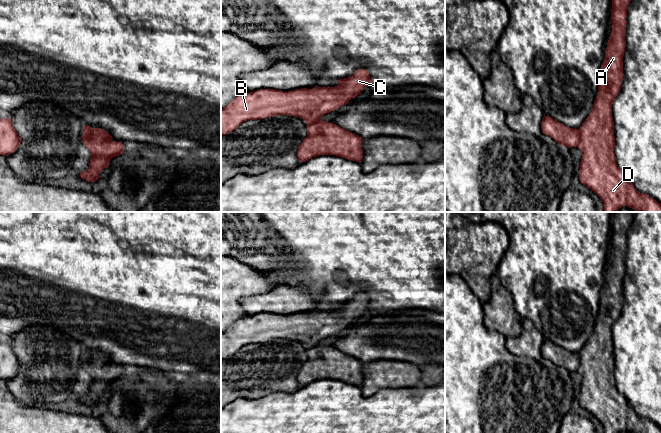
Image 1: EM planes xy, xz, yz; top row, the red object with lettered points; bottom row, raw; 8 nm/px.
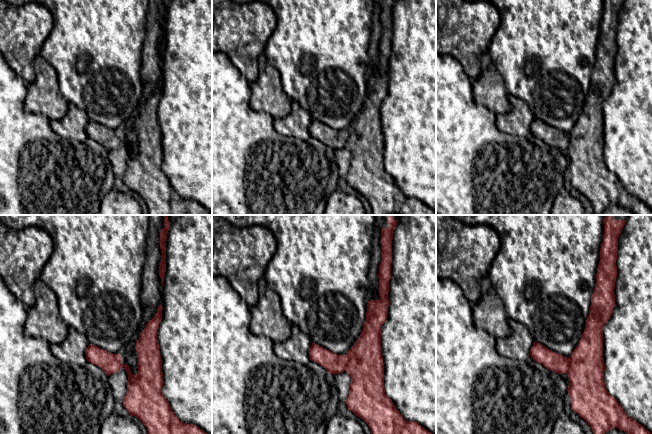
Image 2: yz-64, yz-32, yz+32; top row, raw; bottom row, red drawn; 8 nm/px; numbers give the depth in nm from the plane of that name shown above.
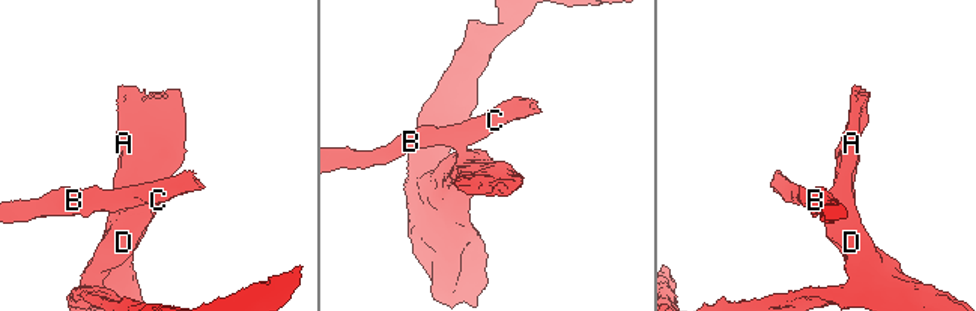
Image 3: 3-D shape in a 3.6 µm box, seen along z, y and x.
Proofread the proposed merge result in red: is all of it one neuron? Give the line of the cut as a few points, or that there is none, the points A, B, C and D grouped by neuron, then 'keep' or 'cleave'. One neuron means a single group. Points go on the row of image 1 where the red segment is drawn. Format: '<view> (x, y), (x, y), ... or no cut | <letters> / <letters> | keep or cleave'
yz (579, 129), (579, 142), (576, 146) | A D / B C | cleave

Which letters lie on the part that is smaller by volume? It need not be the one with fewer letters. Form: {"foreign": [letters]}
{"foreign": ["B", "C"]}

